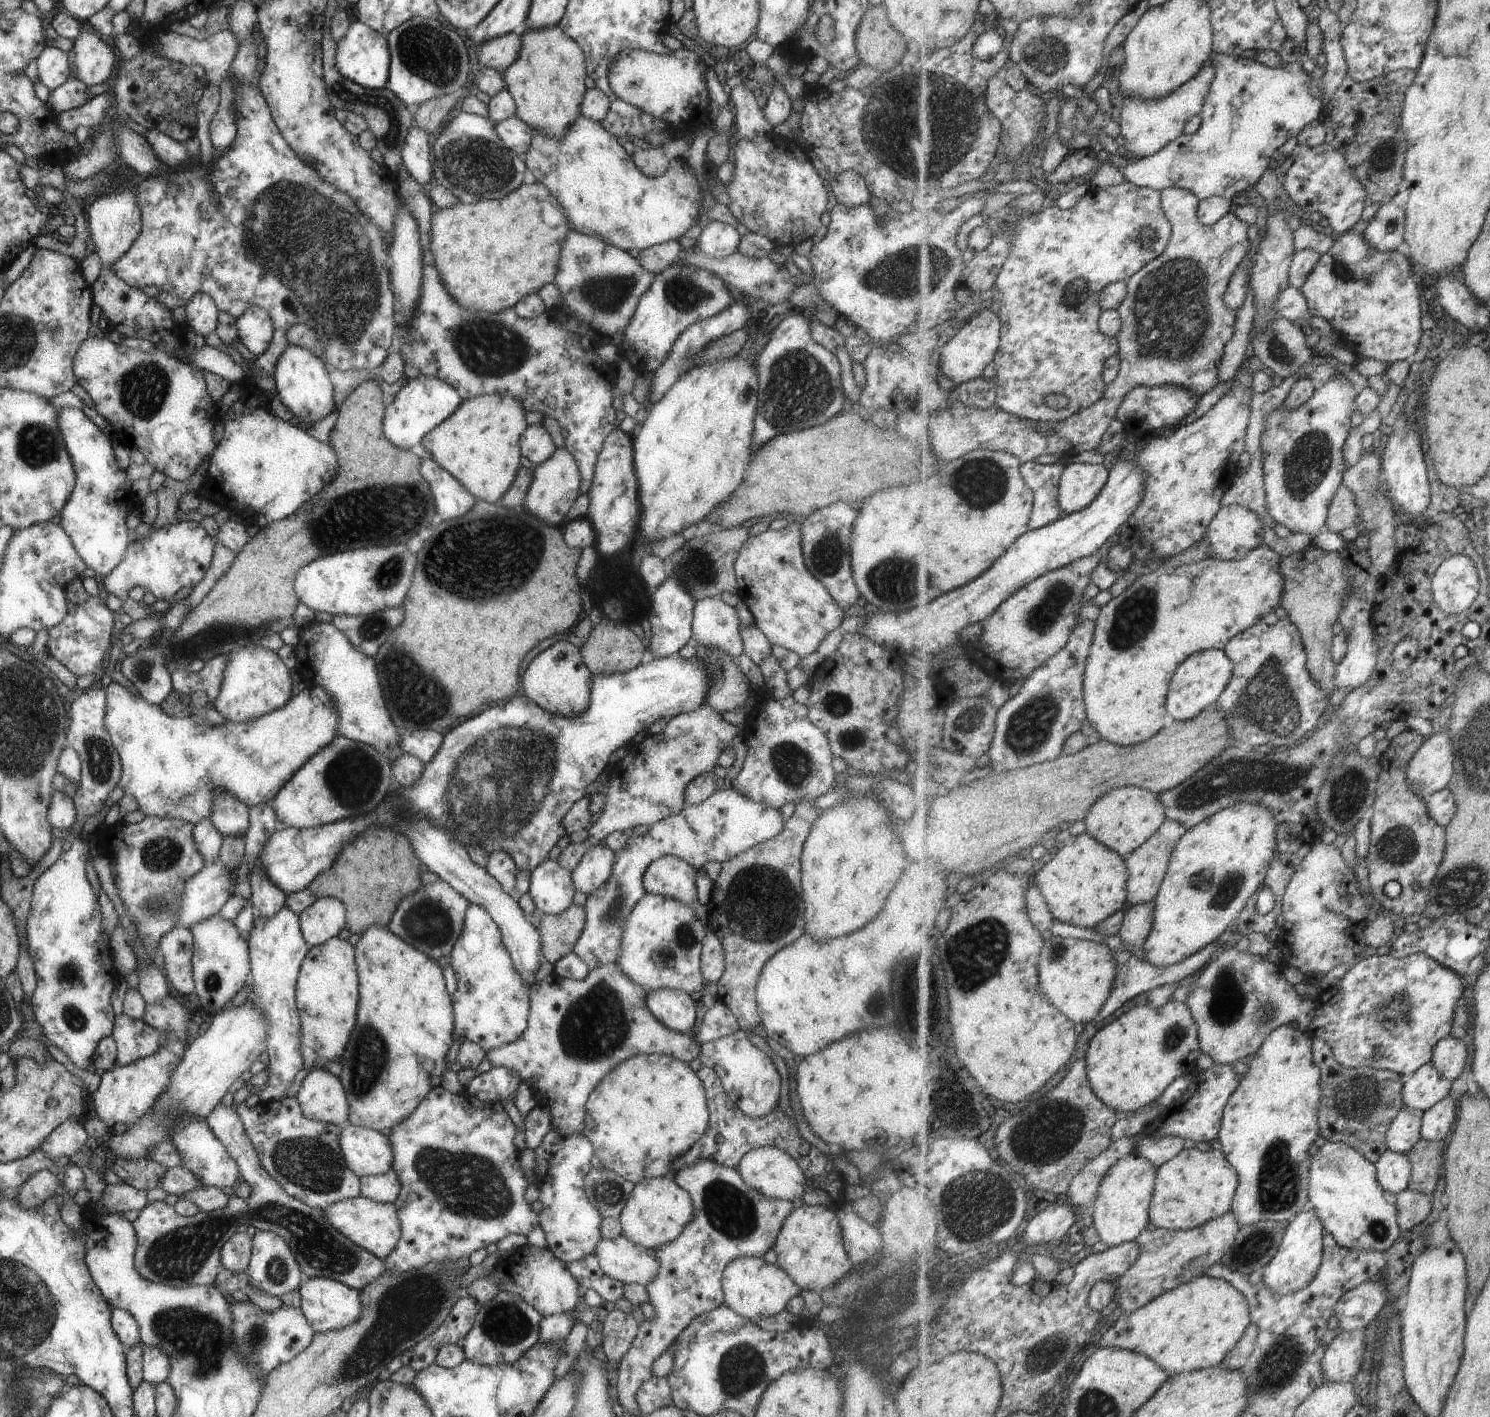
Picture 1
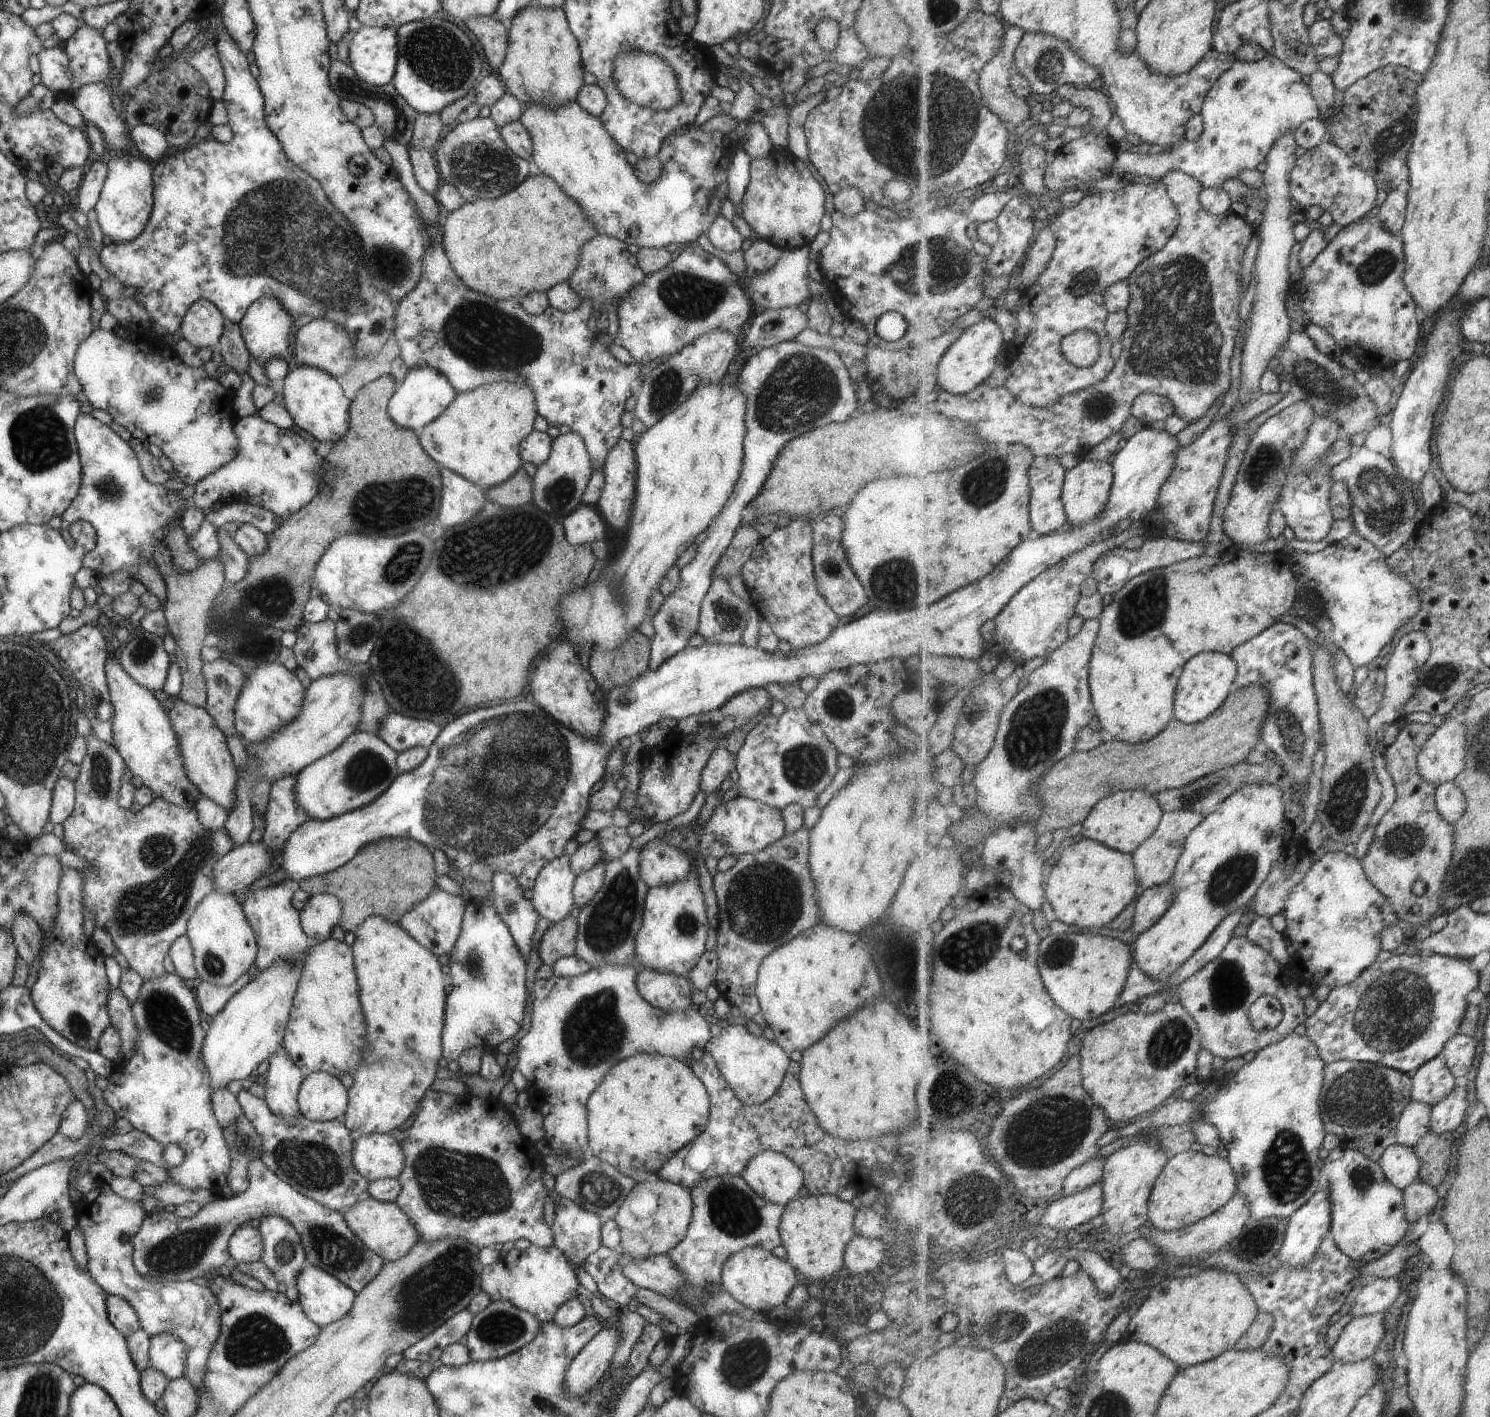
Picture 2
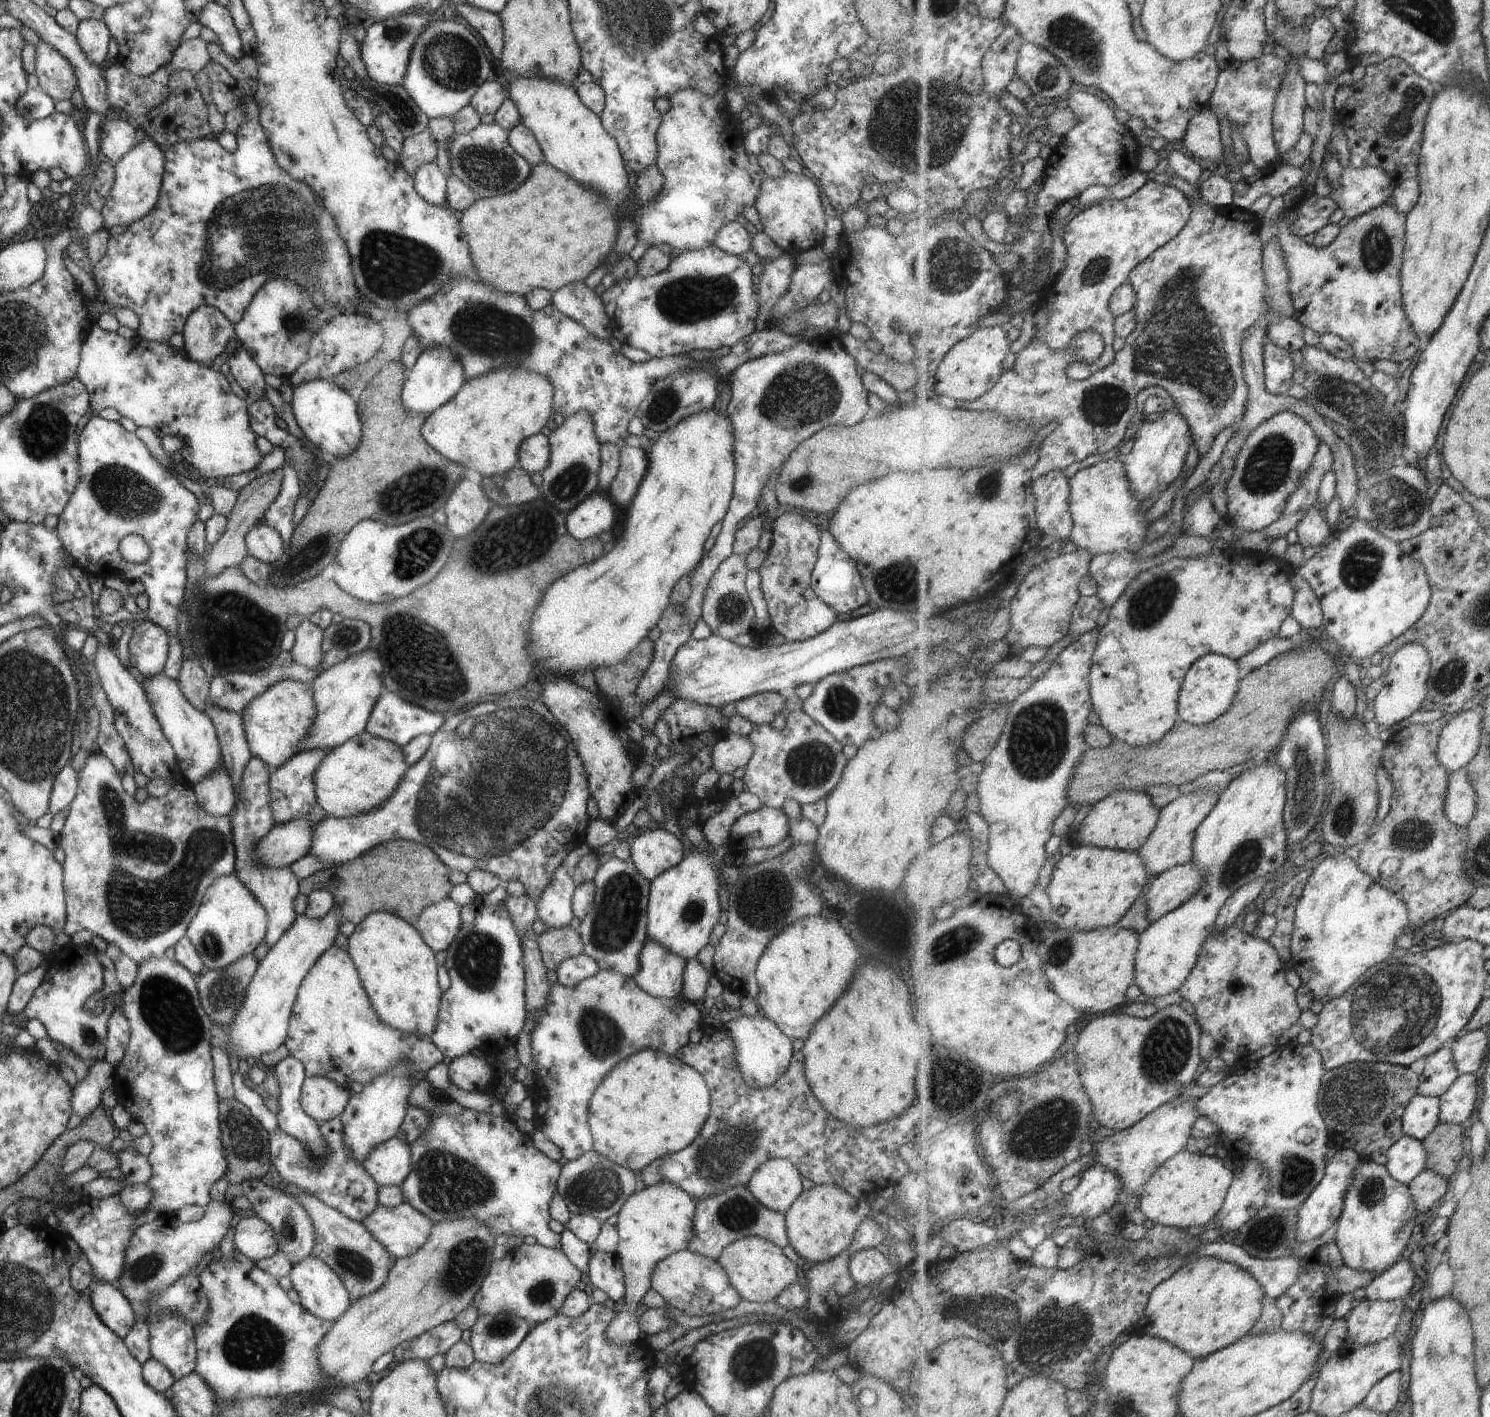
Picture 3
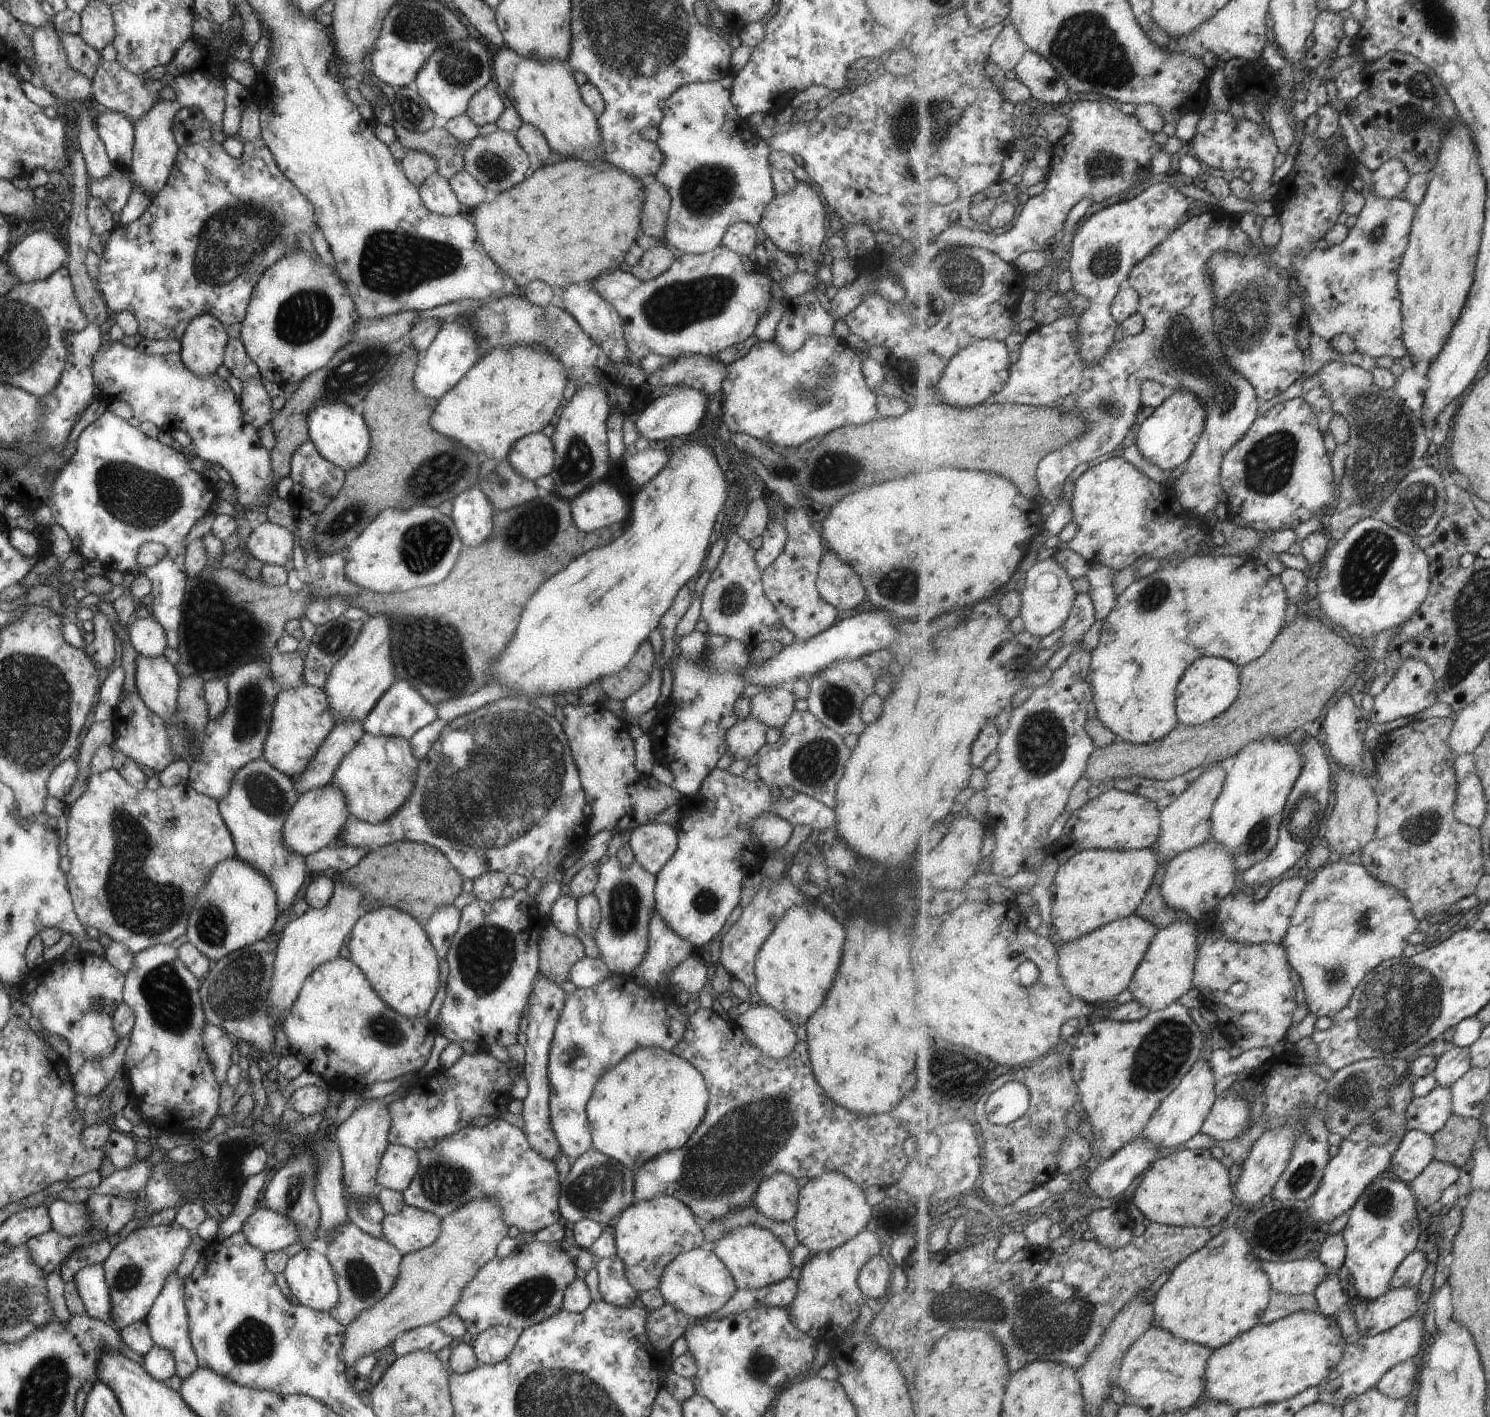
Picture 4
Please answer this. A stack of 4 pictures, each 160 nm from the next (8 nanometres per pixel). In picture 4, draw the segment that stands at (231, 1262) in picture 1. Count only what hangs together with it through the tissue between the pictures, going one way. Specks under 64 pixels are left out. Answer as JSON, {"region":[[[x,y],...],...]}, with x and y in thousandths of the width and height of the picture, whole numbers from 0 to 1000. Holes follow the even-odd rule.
{"region":[[[171,852],[162,867],[166,877],[177,885],[191,881],[200,874],[200,865],[182,853]]]}

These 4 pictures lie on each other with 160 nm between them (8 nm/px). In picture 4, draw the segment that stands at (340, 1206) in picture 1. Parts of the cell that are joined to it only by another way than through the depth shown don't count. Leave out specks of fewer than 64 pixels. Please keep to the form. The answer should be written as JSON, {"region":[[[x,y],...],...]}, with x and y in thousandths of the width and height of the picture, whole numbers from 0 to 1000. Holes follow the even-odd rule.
{"region":[[[272,850],[268,855],[258,857],[256,872],[269,885],[289,879],[295,870],[296,860],[288,855]]]}

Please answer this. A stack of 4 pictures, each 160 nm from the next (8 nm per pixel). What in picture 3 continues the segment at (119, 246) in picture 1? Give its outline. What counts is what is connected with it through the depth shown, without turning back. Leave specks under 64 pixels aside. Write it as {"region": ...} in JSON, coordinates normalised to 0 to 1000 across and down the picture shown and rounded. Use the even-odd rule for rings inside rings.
{"region":[[[93,94],[91,101],[77,116],[77,129],[67,148],[71,162],[74,159],[85,159],[103,146],[107,136],[109,118],[110,107],[101,97]]]}

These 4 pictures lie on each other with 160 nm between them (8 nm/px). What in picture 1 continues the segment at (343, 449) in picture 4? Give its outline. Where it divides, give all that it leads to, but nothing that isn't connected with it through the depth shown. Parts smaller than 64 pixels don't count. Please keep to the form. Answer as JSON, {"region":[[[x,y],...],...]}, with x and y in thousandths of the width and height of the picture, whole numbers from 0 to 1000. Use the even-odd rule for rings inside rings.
{"region":[[[193,243],[184,257],[183,267],[185,272],[185,279],[193,288],[201,299],[206,297],[207,301],[218,295],[224,289],[223,271],[217,253],[207,247]]]}

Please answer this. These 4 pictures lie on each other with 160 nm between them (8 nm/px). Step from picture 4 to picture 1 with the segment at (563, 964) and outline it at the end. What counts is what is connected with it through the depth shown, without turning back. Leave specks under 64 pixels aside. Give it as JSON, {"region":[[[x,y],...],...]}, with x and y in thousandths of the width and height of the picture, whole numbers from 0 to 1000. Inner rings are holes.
{"region":[[[384,637],[372,646],[362,644],[361,658],[365,678],[372,680],[384,672],[385,667],[392,653],[392,648],[391,639]]]}

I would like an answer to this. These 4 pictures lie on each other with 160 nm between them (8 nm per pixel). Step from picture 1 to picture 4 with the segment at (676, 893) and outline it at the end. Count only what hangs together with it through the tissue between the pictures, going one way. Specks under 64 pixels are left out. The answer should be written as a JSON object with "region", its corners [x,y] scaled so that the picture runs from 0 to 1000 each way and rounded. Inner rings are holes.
{"region":[[[436,579],[424,585],[421,593],[426,608],[438,618],[450,606],[454,597],[454,589],[448,581]]]}

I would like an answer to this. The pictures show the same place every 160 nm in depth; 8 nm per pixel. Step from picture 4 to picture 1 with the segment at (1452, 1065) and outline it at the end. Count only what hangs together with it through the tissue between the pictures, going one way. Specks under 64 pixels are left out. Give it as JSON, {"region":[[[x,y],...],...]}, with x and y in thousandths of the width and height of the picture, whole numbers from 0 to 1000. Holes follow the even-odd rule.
{"region":[[[961,749],[943,761],[942,778],[944,781],[958,785],[974,772],[975,763],[970,761]]]}

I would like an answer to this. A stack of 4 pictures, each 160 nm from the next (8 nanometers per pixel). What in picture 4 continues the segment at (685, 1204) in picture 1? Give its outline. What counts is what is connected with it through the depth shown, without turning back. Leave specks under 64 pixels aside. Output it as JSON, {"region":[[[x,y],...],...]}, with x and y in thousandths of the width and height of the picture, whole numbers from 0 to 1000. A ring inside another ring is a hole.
{"region":[[[449,843],[424,848],[410,866],[413,886],[419,893],[421,905],[428,913],[442,909],[446,893],[456,884],[473,879],[472,871],[464,854]]]}

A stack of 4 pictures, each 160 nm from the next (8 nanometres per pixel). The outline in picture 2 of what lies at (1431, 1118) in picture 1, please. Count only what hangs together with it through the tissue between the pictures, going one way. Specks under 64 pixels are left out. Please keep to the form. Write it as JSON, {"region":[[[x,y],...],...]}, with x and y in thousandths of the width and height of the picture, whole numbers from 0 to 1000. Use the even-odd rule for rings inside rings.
{"region":[[[980,764],[970,776],[968,776],[961,782],[960,798],[964,800],[977,799],[982,793],[986,782],[985,769]]]}

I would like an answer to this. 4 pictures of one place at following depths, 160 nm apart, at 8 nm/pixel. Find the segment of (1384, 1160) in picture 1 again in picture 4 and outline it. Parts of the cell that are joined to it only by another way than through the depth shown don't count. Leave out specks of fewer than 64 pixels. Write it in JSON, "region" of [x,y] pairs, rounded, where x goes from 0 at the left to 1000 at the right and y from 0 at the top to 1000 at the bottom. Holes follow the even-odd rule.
{"region":[[[946,797],[940,800],[940,807],[935,815],[934,827],[946,835],[951,831],[964,817],[962,801]]]}

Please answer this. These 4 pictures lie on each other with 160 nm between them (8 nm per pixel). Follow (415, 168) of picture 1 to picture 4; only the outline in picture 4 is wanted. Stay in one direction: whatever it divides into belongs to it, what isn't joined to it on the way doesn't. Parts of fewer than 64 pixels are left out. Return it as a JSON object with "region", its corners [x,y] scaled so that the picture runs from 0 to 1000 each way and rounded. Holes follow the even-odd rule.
{"region":[[[293,121],[287,124],[281,136],[284,145],[293,152],[305,152],[311,147],[301,128]]]}

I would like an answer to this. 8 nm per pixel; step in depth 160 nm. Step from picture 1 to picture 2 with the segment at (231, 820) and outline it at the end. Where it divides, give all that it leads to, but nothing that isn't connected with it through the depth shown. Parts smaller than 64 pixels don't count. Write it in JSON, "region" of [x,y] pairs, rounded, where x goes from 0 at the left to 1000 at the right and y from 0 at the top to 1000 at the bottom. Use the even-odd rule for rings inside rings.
{"region":[[[119,492],[115,493],[114,498],[111,500],[111,503],[119,520],[123,542],[127,552],[133,556],[134,560],[154,573],[156,571],[157,555],[160,548],[152,529],[150,518],[137,500],[126,497]]]}

